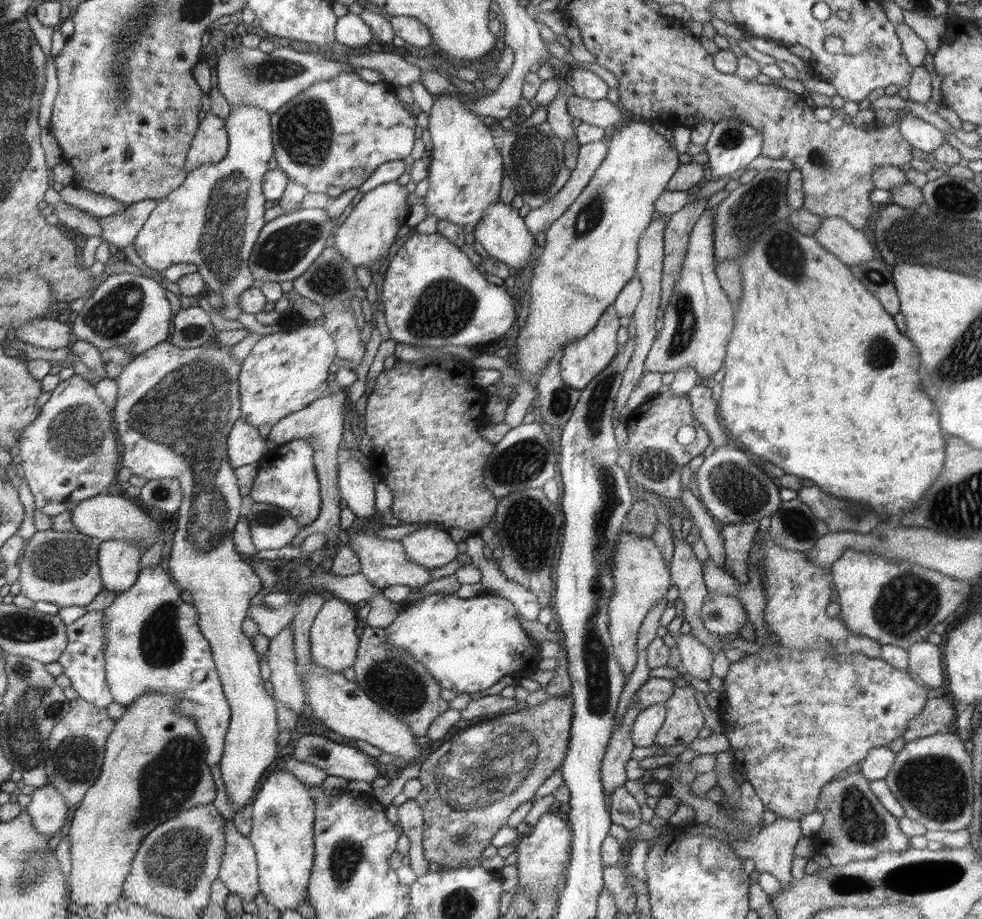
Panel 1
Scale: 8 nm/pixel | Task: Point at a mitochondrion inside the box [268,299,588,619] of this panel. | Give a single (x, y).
(526, 524)

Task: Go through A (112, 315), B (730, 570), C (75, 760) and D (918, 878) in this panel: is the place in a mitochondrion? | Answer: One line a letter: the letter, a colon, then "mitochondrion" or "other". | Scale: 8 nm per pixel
A: mitochondrion
B: other
C: mitochondrion
D: mitochondrion

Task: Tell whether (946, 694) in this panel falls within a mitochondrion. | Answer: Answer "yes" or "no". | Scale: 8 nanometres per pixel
no

